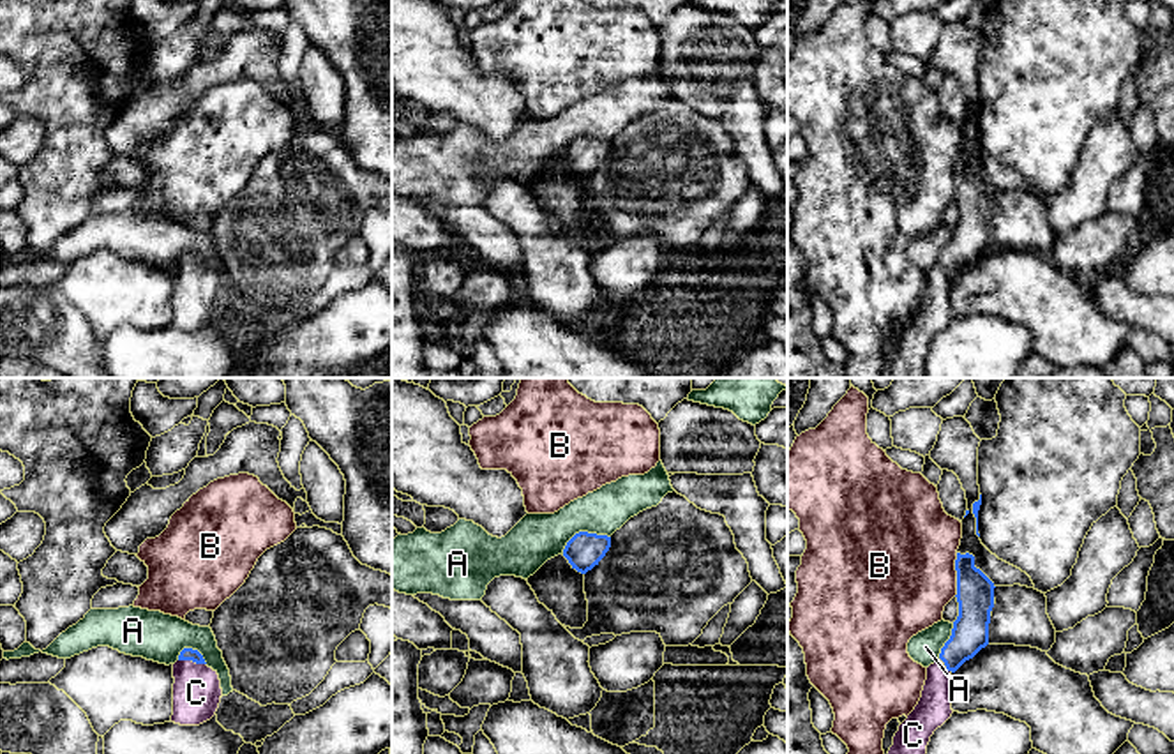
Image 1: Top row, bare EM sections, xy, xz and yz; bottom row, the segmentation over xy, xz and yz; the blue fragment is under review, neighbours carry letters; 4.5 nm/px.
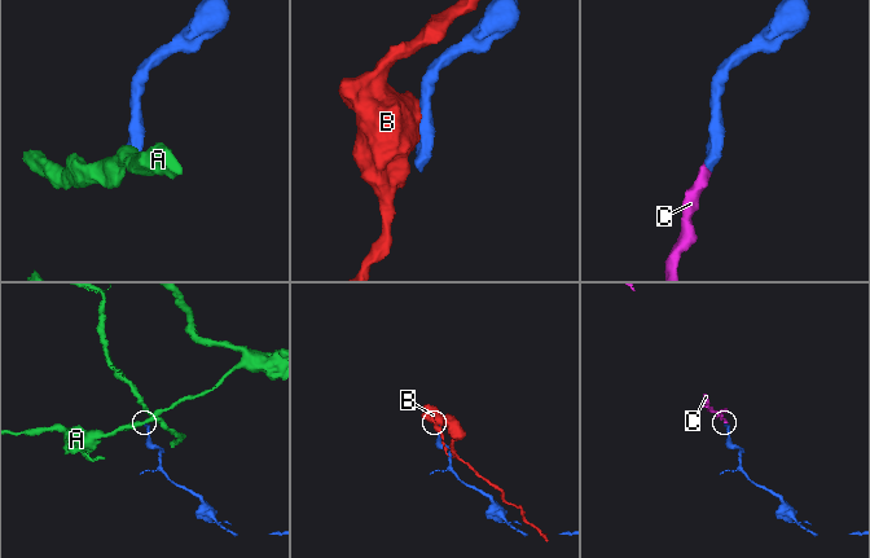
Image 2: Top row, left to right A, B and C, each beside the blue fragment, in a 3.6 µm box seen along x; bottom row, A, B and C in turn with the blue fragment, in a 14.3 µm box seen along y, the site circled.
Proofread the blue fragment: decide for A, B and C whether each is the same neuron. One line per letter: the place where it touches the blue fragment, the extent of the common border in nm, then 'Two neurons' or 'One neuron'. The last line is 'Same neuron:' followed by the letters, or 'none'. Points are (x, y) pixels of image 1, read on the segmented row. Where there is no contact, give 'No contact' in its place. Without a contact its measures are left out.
A: Touches blue at xz (583, 532). Shared border 240 nm. Two neurons
B: Touches blue at yz (957, 574). Shared border 200 nm. Two neurons
C: Touches blue at xy (193, 661). Shared border 130 nm. One neuron
Same neuron: C

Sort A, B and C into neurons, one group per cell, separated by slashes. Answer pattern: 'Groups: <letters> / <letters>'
Groups: A / B / C

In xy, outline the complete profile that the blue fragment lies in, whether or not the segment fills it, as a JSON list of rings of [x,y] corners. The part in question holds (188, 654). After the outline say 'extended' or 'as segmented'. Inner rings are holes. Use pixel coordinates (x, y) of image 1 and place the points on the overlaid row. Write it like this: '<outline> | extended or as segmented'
[[[184,648],[173,664],[173,678],[171,722],[199,726],[210,720],[222,696],[217,671],[207,666],[198,650]]] | extended

